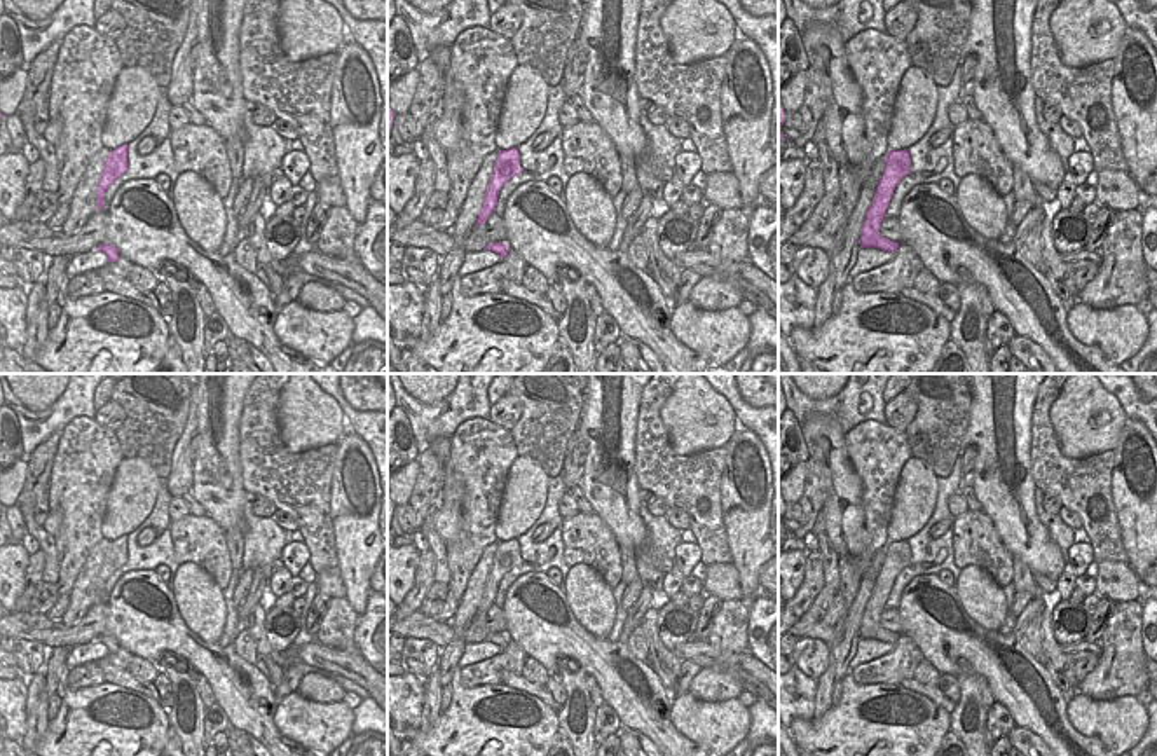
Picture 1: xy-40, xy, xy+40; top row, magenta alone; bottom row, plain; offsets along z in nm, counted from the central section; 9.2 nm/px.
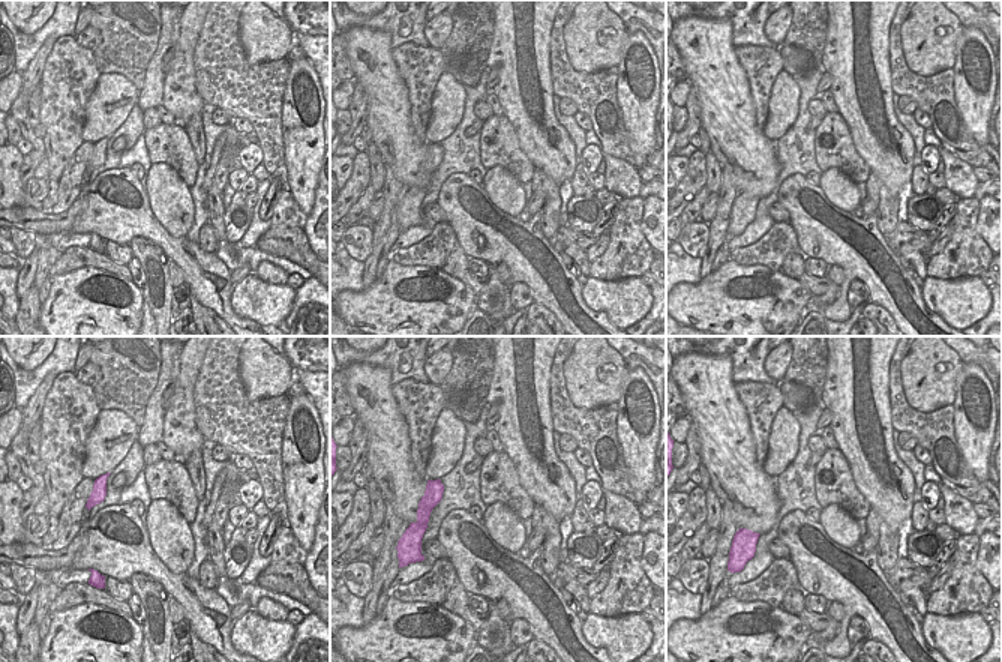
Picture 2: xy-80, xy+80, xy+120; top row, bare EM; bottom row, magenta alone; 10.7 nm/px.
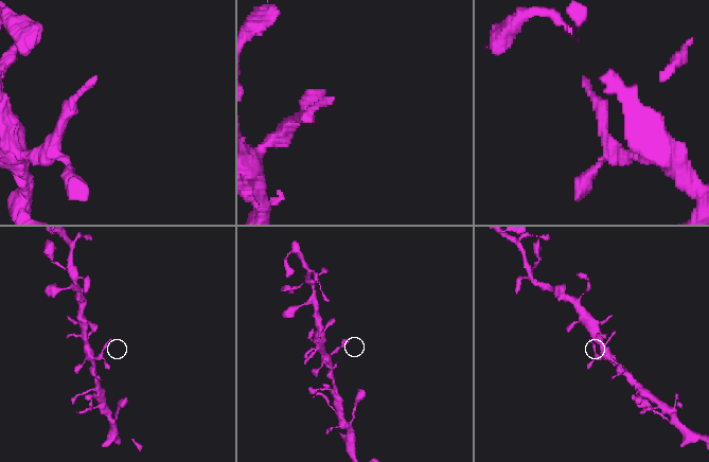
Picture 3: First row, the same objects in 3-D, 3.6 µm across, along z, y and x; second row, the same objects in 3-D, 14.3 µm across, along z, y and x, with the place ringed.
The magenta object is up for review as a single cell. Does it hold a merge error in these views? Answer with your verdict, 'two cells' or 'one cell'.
one cell

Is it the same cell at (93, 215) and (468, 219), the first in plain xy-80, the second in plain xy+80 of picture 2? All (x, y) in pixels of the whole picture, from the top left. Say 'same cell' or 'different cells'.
same cell

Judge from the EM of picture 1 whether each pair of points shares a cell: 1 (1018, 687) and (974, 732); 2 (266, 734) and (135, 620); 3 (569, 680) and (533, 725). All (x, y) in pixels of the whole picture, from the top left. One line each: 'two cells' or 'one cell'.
1: two cells
2: one cell
3: two cells

